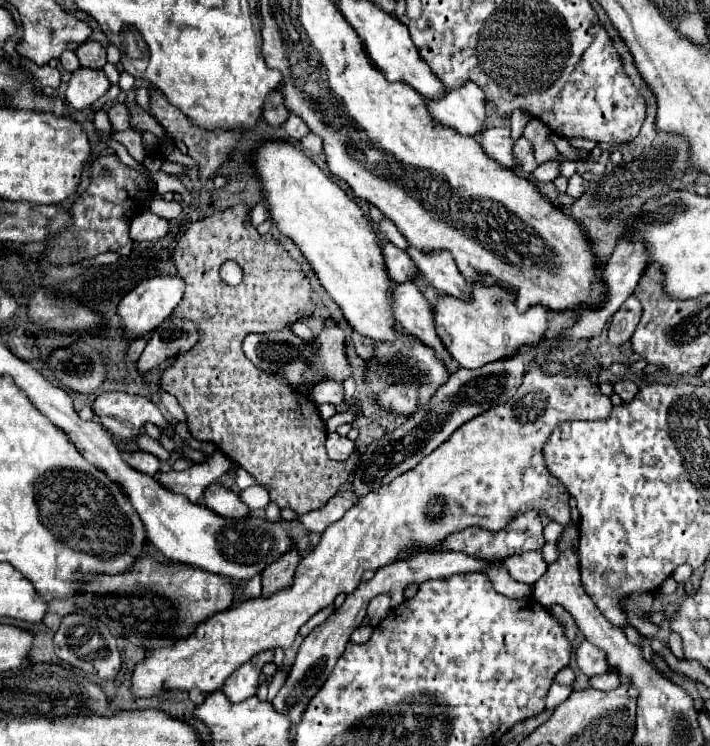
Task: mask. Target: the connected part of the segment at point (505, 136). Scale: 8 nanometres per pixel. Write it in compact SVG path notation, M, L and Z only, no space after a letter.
M500 126L500 128L486 128L482 138L484 150L500 164L504 164L510 170L516 170L516 158L514 158L514 138L510 126Z

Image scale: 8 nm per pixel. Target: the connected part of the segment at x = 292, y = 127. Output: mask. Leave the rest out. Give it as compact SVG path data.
M290 114L290 116L288 116L288 120L286 120L286 124L284 124L284 130L286 130L288 136L294 138L294 140L300 140L300 138L304 138L304 136L310 132L308 126L302 122L302 118L296 116L296 114Z

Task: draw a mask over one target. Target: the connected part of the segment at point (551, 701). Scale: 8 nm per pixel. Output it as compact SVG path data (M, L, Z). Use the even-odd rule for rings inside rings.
M552 684L552 688L550 688L550 692L548 692L548 706L558 706L558 704L562 704L568 696L570 696L570 692L572 692L572 686L562 686L562 684Z

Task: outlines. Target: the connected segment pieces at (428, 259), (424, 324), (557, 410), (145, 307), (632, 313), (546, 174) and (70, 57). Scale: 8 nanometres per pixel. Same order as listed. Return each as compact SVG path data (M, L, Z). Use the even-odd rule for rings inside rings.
M416 248L408 250L410 258L420 268L420 274L436 286L440 292L446 292L450 296L456 296L460 300L470 300L472 286L464 280L460 270L456 268L456 262L452 260L450 252L436 252L436 254L424 254Z
M392 282L392 296L394 296L392 310L402 330L422 340L432 350L436 350L444 366L450 368L454 360L448 356L448 352L444 352L444 344L440 344L440 336L436 336L436 328L432 320L432 304L424 298L418 286L414 282L406 282L406 284Z
M534 366L530 370L534 370L534 374L524 376L522 386L516 390L512 400L504 402L502 406L490 408L488 412L462 424L448 438L448 442L436 448L436 452L428 454L420 464L416 464L416 468L396 476L390 484L368 492L368 496L362 496L360 502L352 506L338 522L328 526L322 534L320 544L298 564L292 588L280 590L270 598L260 596L256 600L242 602L226 612L218 612L208 622L200 624L194 636L178 640L174 648L160 648L150 652L146 660L136 664L136 670L132 674L132 694L154 696L170 688L192 690L194 686L198 686L206 694L220 690L224 680L258 652L274 650L276 646L292 646L298 630L316 612L332 604L338 594L350 594L358 588L360 574L364 570L378 570L386 564L392 564L400 552L408 552L412 548L412 542L420 546L432 546L444 540L448 534L460 532L468 526L480 526L490 532L498 532L516 514L530 508L548 514L550 520L556 520L562 526L570 524L570 494L560 484L560 480L546 470L542 446L556 428L556 424L566 420L602 420L610 414L612 402L582 370L562 370L556 374L550 374L540 366Z
M160 274L140 282L118 304L118 314L122 318L124 332L130 338L140 338L146 332L152 332L158 324L162 324L172 314L172 310L182 300L182 292L184 292L184 280L178 274Z
M632 294L612 318L612 324L610 324L610 330L608 330L610 342L616 344L616 346L622 346L626 340L630 340L630 336L636 330L636 324L640 322L640 316L642 316L642 304Z
M544 162L532 174L540 182L554 182L560 176L560 164L558 162Z
M66 50L66 52L64 52L64 56L60 56L60 64L62 64L62 68L64 68L64 70L68 70L68 72L74 72L74 70L80 66L80 62L78 62L76 54L74 54L74 52L70 52L70 50Z

